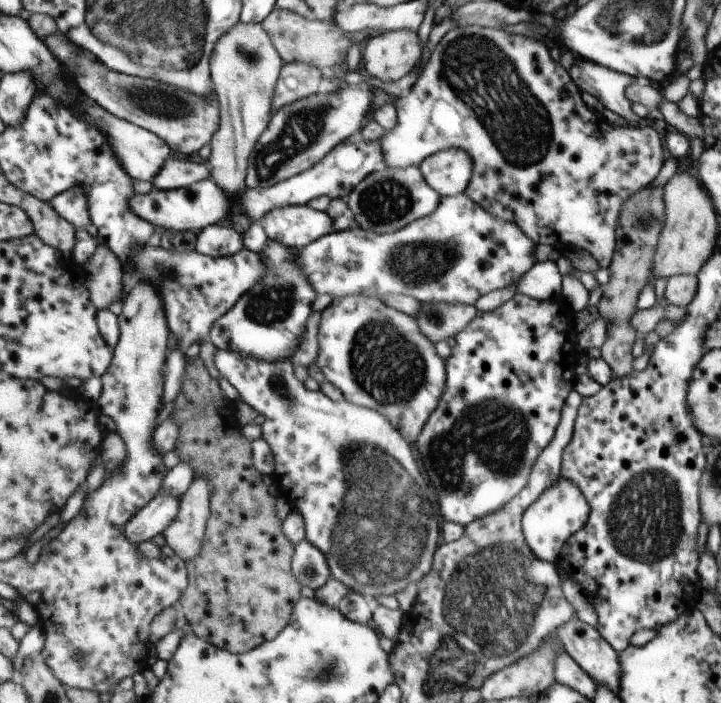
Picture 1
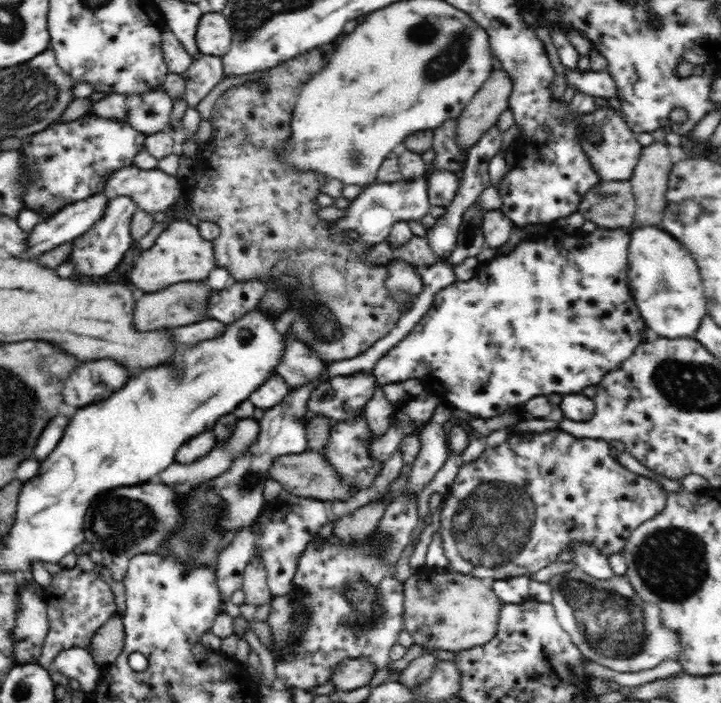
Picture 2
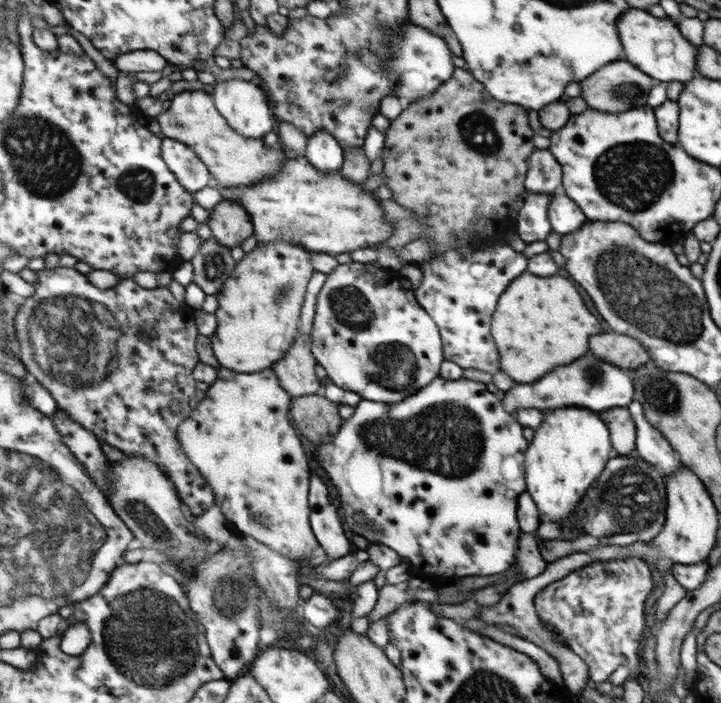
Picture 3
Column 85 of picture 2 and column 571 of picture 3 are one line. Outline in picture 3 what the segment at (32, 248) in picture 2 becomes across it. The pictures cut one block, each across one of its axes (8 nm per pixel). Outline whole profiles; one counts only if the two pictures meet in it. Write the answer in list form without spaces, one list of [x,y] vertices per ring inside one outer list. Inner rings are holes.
[[[564,192],[556,193],[549,206],[549,220],[552,230],[560,235],[576,232],[586,222],[582,209]]]

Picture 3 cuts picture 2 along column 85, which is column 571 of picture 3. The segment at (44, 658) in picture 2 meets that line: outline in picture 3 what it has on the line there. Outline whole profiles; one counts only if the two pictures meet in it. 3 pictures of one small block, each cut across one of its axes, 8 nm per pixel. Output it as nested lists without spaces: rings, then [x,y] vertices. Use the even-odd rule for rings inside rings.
[[[630,558],[596,561],[579,570],[570,572],[566,577],[551,582],[534,595],[535,610],[539,619],[556,628],[568,642],[568,646],[579,654],[588,664],[589,678],[595,683],[604,682],[618,666],[628,666],[636,674],[636,666],[640,664],[638,648],[642,642],[644,628],[644,604],[650,592],[654,590],[654,580],[650,574],[650,566],[644,558]]]

